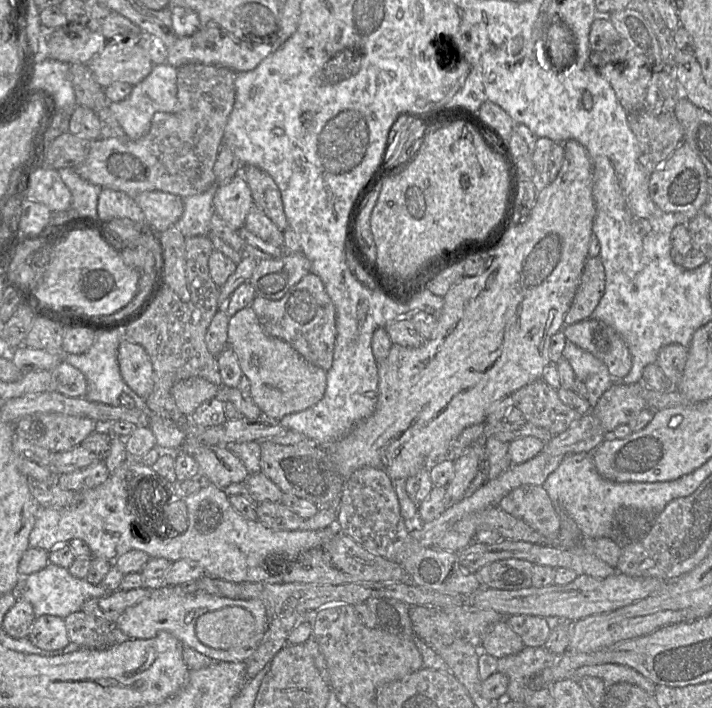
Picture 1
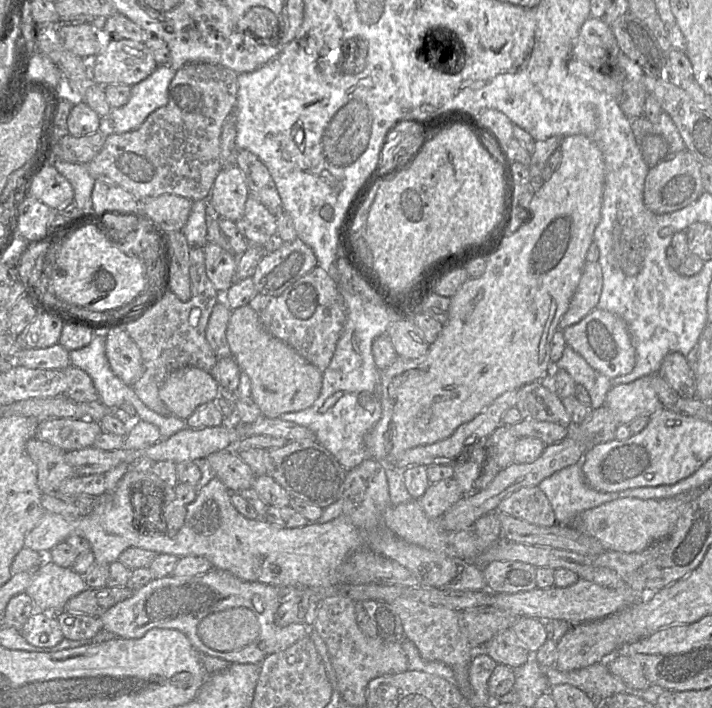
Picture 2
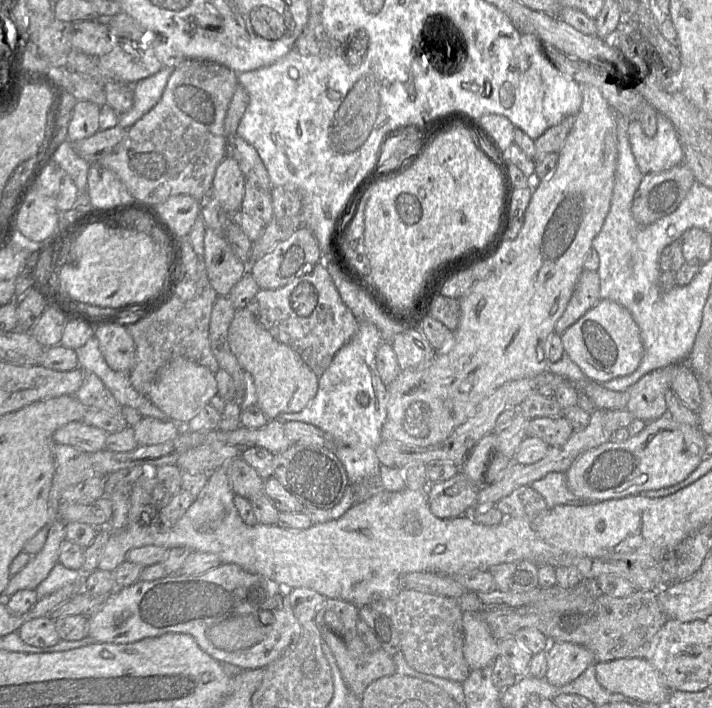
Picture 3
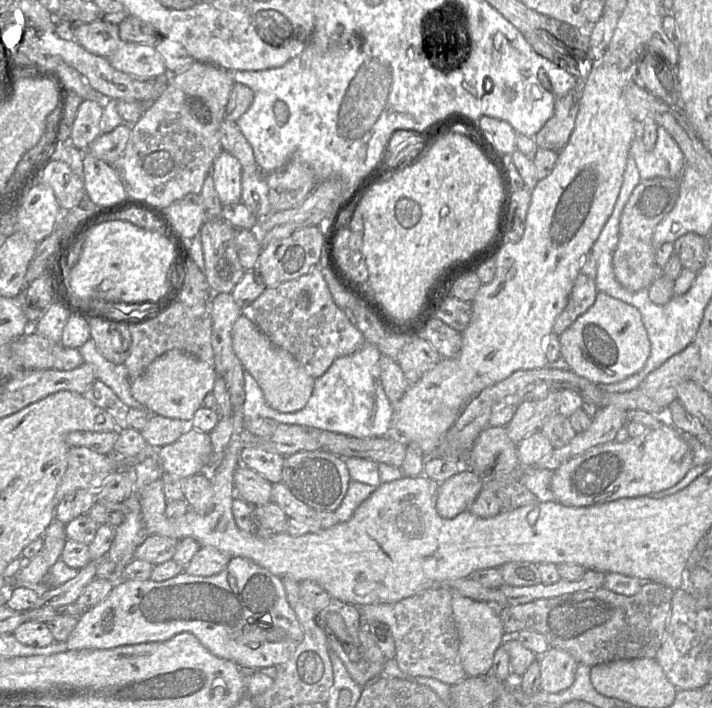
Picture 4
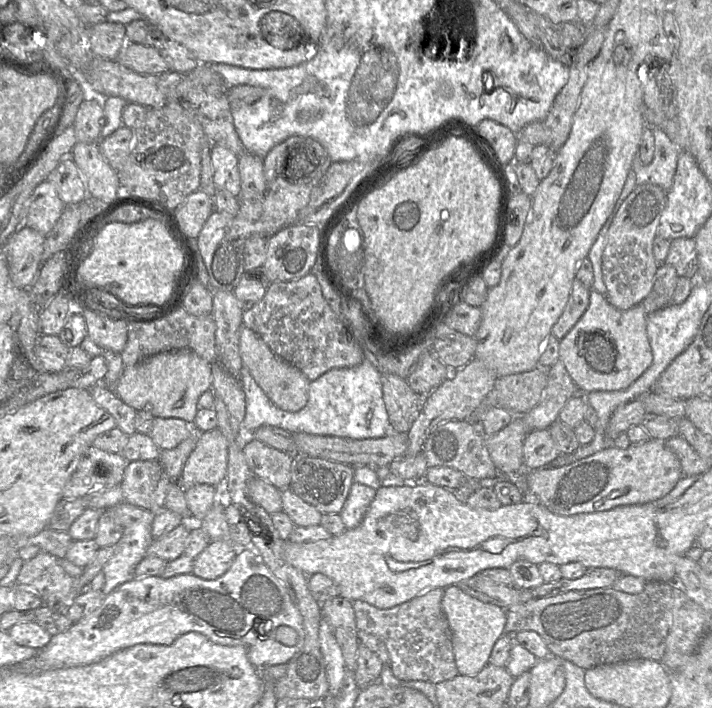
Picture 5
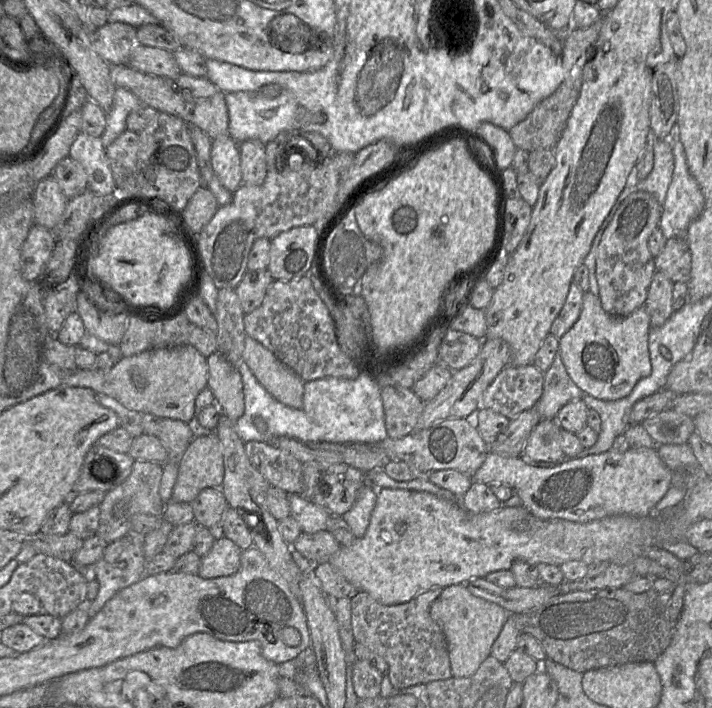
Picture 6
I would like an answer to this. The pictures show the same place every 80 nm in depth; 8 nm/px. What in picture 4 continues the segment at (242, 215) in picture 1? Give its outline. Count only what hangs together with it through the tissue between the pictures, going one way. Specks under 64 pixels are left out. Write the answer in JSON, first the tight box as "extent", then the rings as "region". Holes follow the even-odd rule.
{"extent":[211,151,242,206],"region":[[[222,151],[214,160],[211,176],[223,206],[241,202],[242,166],[233,155]]]}

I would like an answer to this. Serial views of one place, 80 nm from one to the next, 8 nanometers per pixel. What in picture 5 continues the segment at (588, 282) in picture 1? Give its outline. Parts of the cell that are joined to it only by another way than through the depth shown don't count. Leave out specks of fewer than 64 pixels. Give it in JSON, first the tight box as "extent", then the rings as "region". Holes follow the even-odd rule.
{"extent":[551,279,590,340],"region":[[[574,279],[563,313],[553,325],[551,335],[561,340],[578,322],[589,305],[590,289]]]}

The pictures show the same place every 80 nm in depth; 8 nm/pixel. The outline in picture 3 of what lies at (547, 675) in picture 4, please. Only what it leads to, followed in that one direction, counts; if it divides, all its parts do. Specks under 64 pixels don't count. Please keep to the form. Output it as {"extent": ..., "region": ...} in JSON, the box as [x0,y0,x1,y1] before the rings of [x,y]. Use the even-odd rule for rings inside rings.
{"extent":[545,642,595,686],"region":[[[551,642],[546,650],[545,678],[553,686],[566,685],[595,664],[592,653],[585,647],[570,642]]]}

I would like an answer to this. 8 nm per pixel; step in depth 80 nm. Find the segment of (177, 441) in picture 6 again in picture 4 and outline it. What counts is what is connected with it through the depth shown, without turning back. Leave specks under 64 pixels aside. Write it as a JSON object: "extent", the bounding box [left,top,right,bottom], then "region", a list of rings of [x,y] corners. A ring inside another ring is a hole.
{"extent":[140,414,189,448],"region":[[[150,414],[145,428],[140,433],[147,445],[160,448],[174,443],[186,431],[189,424],[179,419]]]}

